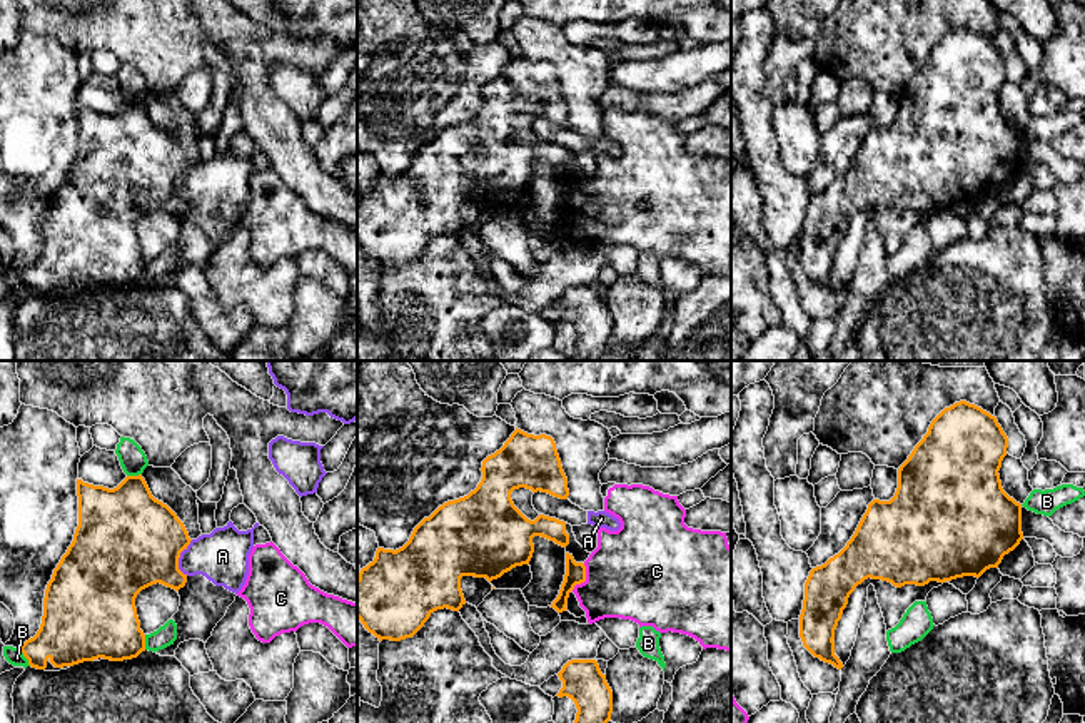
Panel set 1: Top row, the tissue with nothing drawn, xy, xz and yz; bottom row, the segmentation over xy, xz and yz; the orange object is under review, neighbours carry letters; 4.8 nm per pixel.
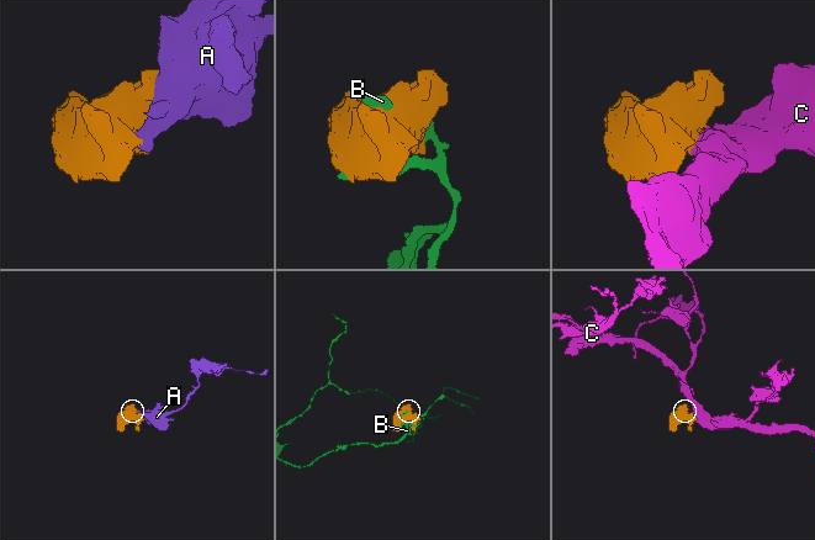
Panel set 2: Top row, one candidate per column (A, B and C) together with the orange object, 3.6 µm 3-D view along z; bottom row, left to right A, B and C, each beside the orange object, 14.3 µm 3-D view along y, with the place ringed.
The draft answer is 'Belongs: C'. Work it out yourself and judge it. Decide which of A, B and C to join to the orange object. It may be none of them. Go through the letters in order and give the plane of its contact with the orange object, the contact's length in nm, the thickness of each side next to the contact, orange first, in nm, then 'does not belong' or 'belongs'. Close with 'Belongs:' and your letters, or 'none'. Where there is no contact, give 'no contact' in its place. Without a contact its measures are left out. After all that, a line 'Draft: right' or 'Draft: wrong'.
A: xy | 180 nm | 460/260 nm | does not belong
B: xy | 110 nm | 300/80 nm | does not belong
C: xz | 150 nm | 100/460 nm | belongs
Belongs: C
Draft: right

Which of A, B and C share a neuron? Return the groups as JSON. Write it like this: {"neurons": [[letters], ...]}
{"neurons": [["A"], ["B"], ["C"]]}

